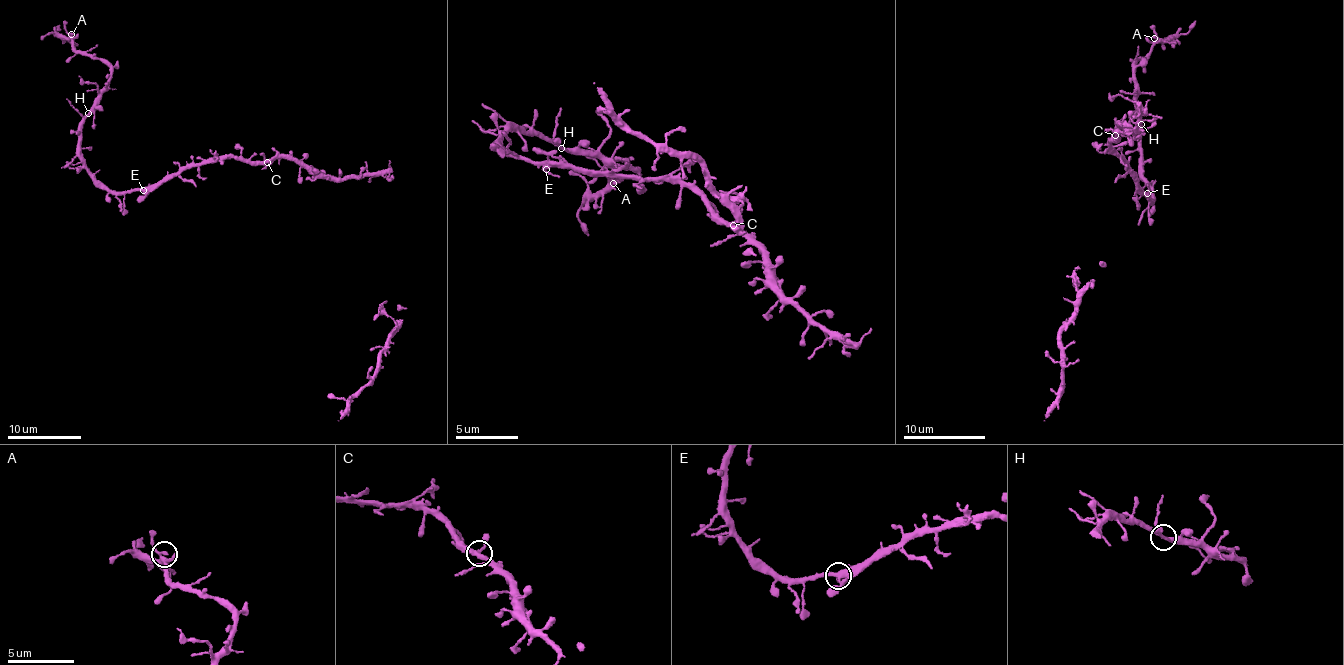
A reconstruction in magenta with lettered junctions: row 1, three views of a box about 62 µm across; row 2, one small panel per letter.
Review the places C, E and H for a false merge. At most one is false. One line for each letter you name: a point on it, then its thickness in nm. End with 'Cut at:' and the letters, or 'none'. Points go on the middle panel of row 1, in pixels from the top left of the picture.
Cut at: none

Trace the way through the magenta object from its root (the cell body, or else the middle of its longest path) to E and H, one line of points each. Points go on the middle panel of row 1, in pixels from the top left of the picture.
E: (735, 232), (687, 186), (672, 184), (661, 178), (643, 181), (612, 175), (592, 177), (565, 165), (546, 169)
H: (735, 232), (687, 186), (534, 166), (509, 157), (500, 142), (521, 129), (560, 148)

